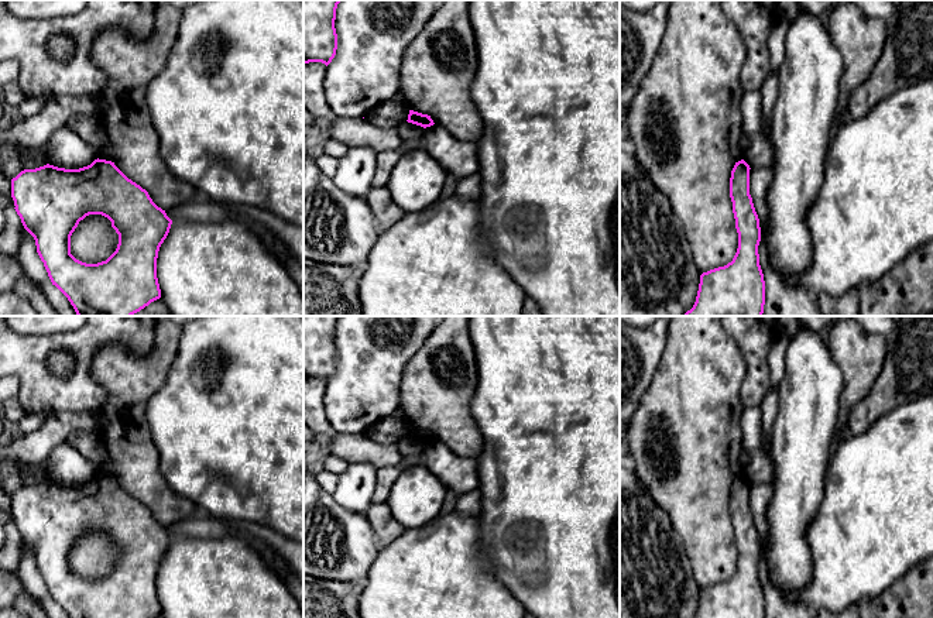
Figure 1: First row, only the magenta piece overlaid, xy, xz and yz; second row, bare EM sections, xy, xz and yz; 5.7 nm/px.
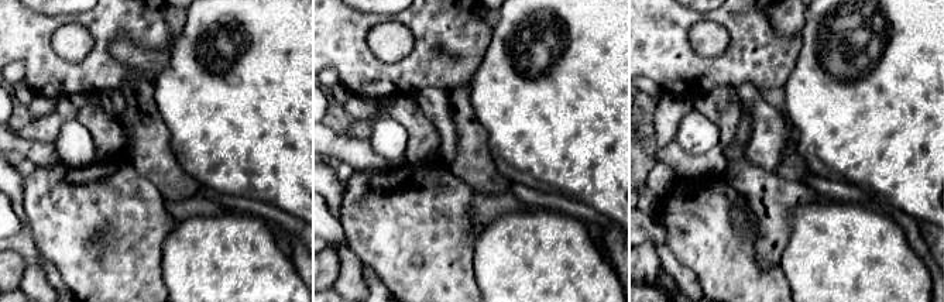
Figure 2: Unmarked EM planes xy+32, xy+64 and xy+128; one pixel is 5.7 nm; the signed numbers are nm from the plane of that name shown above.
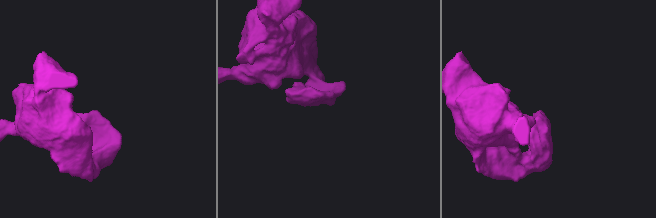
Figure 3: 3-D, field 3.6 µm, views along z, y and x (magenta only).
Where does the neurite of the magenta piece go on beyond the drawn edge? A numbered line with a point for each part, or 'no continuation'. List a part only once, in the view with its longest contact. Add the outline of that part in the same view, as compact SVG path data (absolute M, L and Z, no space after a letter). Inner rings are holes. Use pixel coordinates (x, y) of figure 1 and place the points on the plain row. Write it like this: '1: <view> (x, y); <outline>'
no continuation

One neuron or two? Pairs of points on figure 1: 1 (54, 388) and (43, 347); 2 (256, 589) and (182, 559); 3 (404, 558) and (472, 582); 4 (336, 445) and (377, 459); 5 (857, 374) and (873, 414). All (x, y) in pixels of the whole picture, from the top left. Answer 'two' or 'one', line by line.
1: one
2: one
3: one
4: one
5: two

